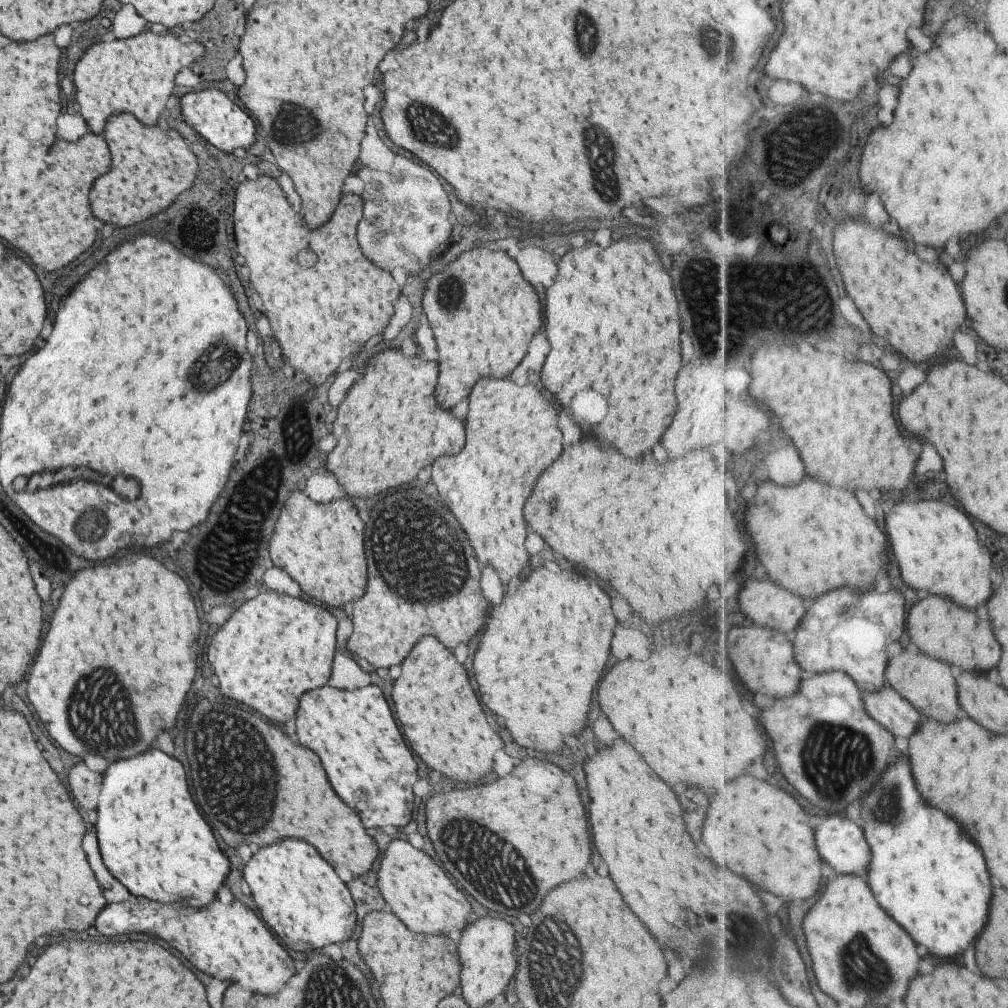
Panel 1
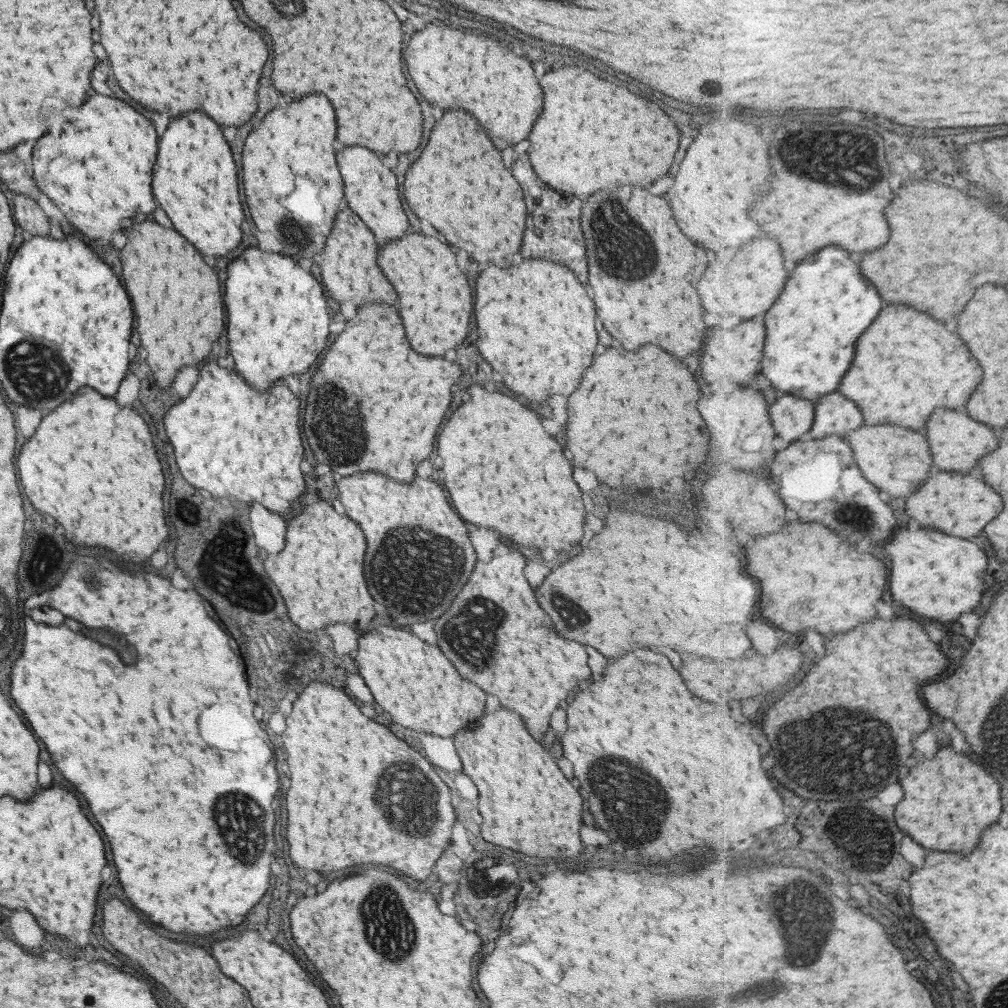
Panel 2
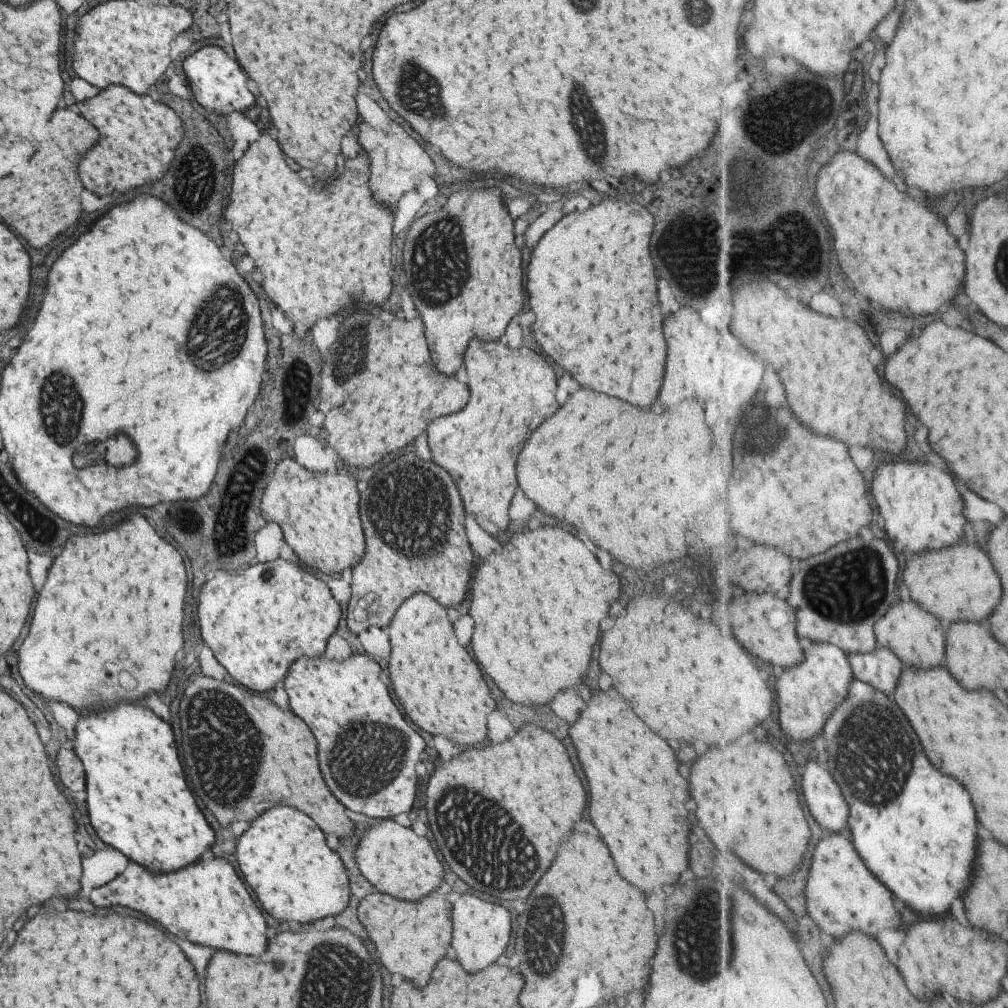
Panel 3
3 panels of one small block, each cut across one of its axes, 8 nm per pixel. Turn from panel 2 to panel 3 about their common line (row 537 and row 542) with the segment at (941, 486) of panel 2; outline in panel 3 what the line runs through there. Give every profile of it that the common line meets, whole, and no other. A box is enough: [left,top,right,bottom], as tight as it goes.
[905,538,1001,620]

